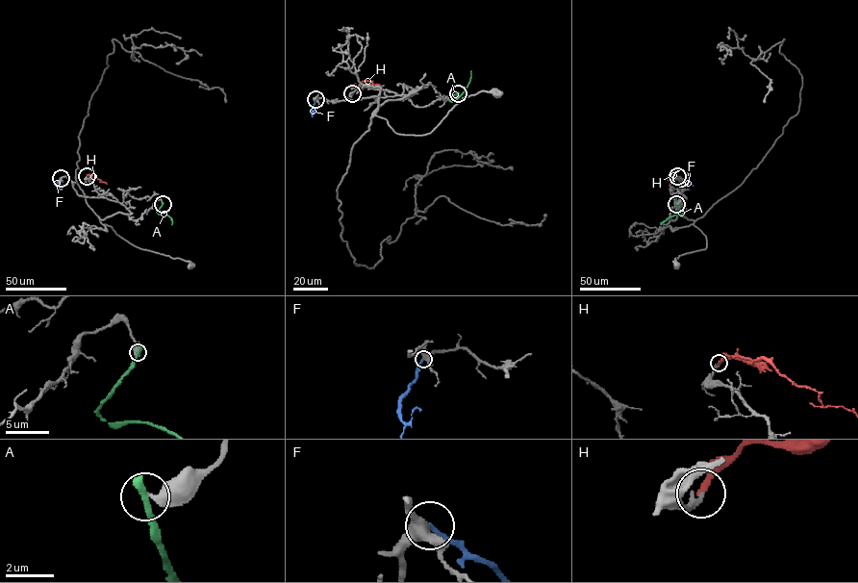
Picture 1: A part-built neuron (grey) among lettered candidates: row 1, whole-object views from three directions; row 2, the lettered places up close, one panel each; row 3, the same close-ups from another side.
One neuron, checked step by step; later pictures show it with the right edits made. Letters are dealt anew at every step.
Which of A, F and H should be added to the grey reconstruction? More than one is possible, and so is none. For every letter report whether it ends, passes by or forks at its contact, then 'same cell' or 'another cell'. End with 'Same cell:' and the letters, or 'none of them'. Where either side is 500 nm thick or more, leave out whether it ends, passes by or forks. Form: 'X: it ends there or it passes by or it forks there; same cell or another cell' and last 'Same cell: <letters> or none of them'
A: it ends there; another cell
F: it ends there; another cell
H: it ends there; same cell
Same cell: H

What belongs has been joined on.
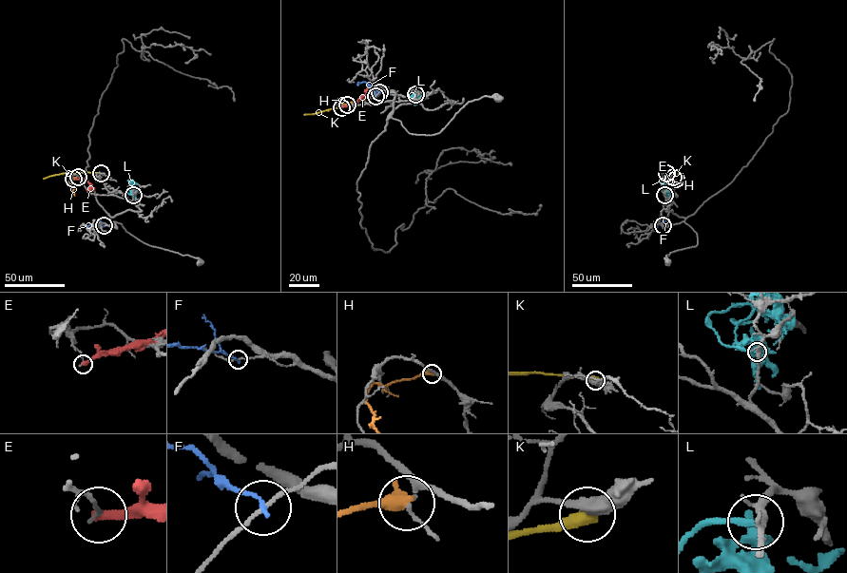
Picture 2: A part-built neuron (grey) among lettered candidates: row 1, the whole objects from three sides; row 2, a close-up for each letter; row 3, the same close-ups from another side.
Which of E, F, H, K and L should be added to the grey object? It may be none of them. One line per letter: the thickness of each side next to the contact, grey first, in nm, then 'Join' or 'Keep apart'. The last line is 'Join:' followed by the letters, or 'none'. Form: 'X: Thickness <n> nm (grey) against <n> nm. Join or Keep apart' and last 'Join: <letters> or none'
E: Thickness 130 nm (grey) against 320 nm. Keep apart
F: Thickness 130 nm (grey) against 150 nm. Keep apart
H: Thickness 120 nm (grey) against 500 nm. Keep apart
K: Thickness 400 nm (grey) against 440 nm. Keep apart
L: Thickness 220 nm (grey) against 240 nm. Keep apart
Join: none

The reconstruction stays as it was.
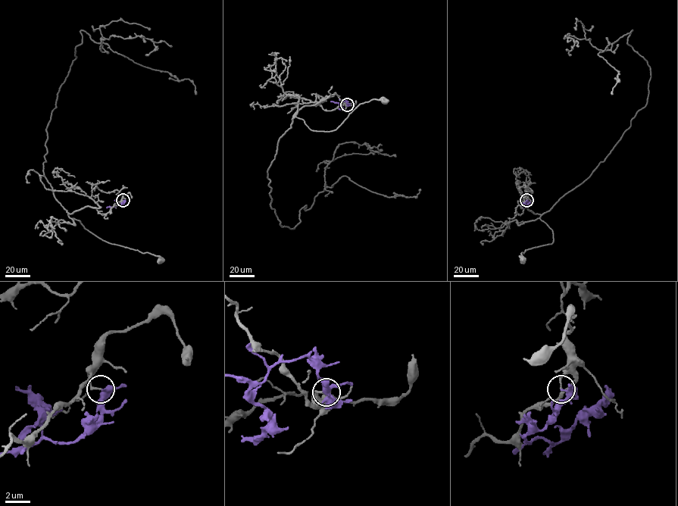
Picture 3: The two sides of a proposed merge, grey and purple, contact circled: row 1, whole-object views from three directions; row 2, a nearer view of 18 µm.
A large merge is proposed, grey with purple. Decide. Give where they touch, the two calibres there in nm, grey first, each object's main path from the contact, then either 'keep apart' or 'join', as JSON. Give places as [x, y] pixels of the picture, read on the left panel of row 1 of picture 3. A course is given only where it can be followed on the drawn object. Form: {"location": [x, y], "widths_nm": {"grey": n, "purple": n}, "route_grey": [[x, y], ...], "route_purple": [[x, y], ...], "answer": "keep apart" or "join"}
{"location": [123, 200], "widths_nm": {"grey": 150, "purple": 320}, "route_grey": [[123, 200], [103, 215], [90, 206], [68, 216], [106, 241], [150, 253], [160, 260]], "route_purple": [[123, 201], [120, 205], [107, 207]], "answer": "keep apart"}

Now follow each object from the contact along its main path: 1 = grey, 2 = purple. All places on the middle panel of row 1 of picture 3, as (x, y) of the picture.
1: (347, 104), (334, 94), (302, 107), (292, 119), (302, 119), (312, 130), (330, 131), (360, 104), (385, 99)
2: (347, 104), (345, 101), (340, 103), (331, 101)

